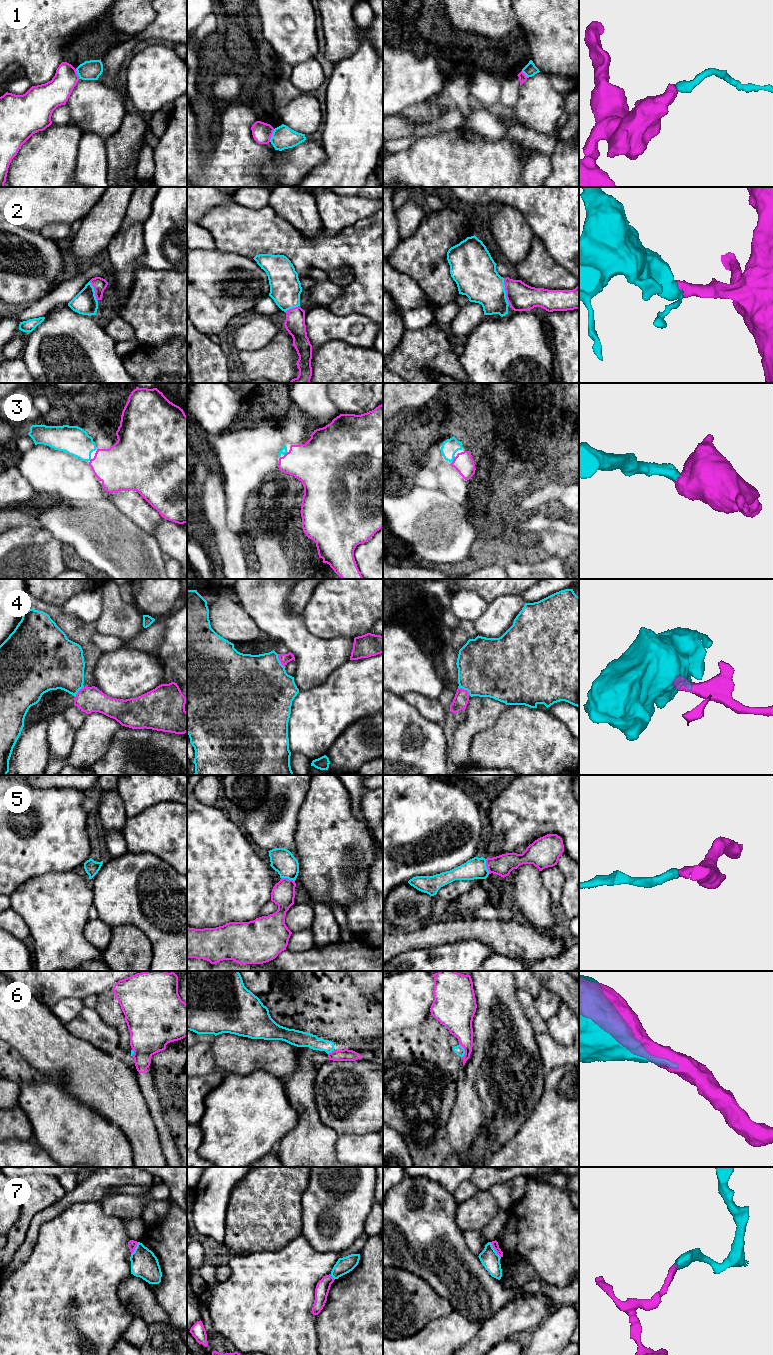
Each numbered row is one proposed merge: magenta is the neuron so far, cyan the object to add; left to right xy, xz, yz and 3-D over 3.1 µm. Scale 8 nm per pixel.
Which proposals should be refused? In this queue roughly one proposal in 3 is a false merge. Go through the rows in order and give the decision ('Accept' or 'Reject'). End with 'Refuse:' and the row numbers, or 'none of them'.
1: Reject
2: Accept
3: Accept
4: Accept
5: Accept
6: Reject
7: Reject
Refuse: 1, 6, 7

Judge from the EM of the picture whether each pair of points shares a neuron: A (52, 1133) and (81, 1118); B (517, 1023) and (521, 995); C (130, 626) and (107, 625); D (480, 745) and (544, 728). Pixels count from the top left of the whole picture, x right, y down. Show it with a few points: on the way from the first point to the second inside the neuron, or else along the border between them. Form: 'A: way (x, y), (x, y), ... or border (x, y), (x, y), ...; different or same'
A: way (59, 1126), (63, 1122), (74, 1122); same
B: border (516, 989), (516, 999), (522, 1012), (530, 1019); different
C: way (124, 625), (113, 625); same
D: way (496, 745), (505, 745), (517, 740), (528, 740); same

